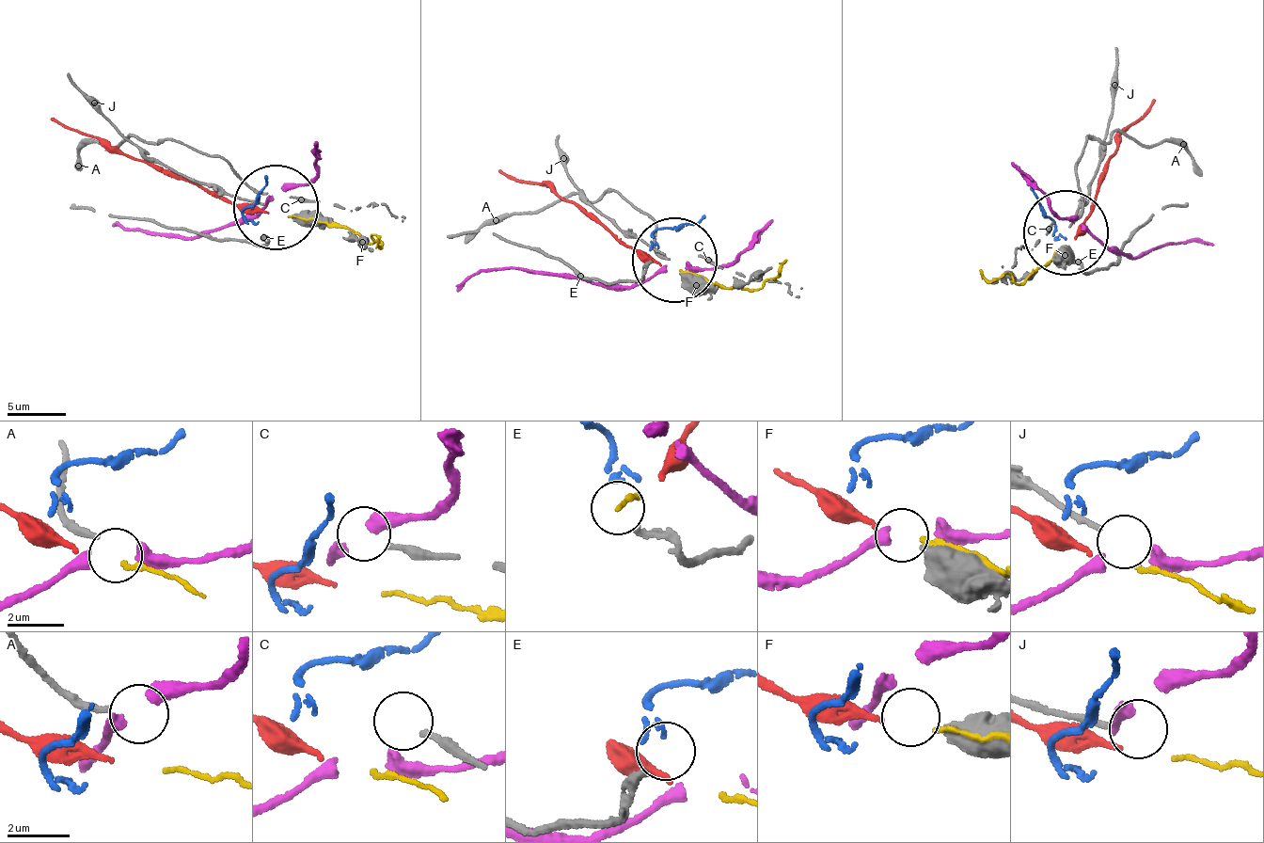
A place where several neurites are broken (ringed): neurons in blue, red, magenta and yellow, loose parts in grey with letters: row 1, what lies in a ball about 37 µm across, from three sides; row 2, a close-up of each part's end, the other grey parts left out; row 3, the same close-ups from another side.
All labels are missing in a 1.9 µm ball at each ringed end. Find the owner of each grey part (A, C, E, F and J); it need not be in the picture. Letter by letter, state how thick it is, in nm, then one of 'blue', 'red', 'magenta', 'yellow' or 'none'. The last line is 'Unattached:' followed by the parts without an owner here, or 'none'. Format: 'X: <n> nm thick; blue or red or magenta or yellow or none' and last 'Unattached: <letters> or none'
A: 240 nm thick; none
C: 200 nm thick; none
E: 240 nm thick; none
F: 440 nm thick; red
J: 190 nm thick; none
Unattached: A, C, E, J

